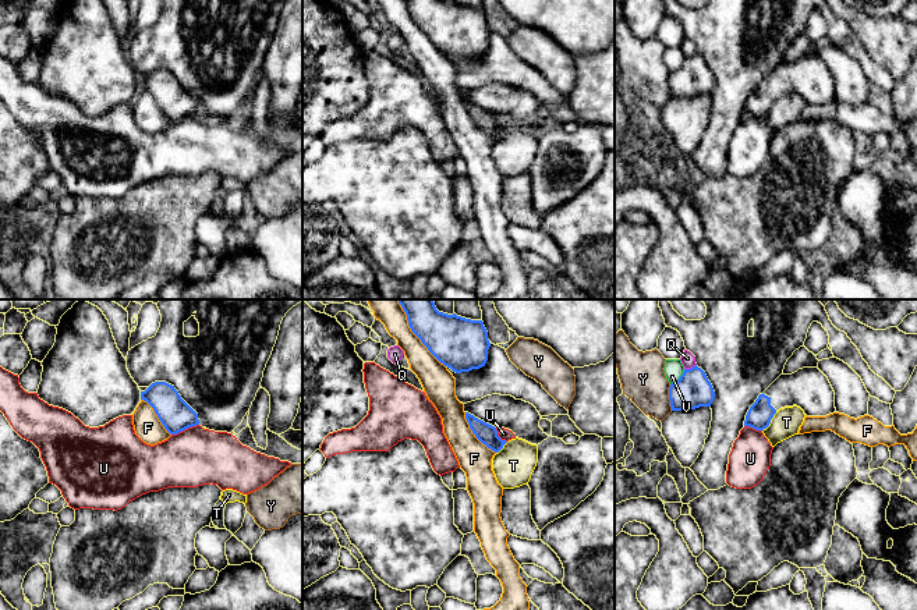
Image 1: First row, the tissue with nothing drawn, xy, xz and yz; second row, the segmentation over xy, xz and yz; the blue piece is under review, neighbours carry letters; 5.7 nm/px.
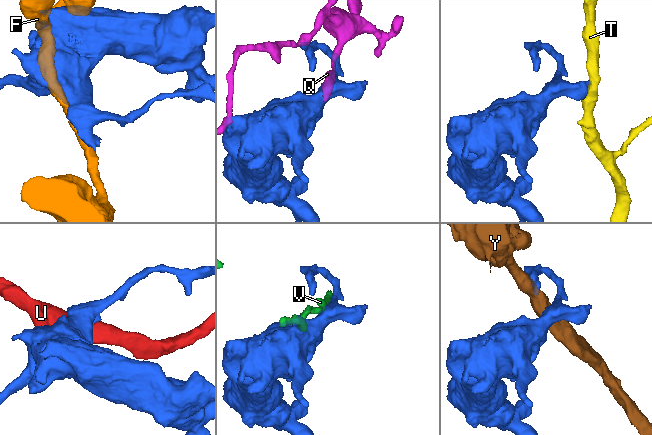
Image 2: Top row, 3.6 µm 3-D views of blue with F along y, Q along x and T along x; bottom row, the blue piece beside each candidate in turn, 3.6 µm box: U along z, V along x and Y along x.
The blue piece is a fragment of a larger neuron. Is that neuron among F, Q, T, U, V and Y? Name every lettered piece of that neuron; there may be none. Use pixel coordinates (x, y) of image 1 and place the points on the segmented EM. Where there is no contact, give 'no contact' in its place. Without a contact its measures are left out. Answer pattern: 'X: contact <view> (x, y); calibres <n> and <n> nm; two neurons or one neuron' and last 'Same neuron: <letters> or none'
F: contact xz (413, 332); calibres 300 and 160 nm; two neurons
Q: contact yz (691, 368); calibres 200 and 80 nm; two neurons
T: contact yz (769, 422); calibres 140 and 170 nm; two neurons
U: contact xy (184, 429); calibres 190 and 340 nm; two neurons
V: contact yz (680, 378); calibres 200 and 110 nm; two neurons
Y: contact yz (669, 397); calibres 200 and 260 nm; two neurons
Same neuron: none

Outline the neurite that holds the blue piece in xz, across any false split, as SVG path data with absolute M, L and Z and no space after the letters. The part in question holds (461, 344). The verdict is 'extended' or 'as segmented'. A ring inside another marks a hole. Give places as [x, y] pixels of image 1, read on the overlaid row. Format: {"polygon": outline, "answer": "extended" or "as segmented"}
{"polygon": "M397 299L411 331L456 373L485 366L491 343L482 320L439 312L433 299Z", "answer": "as segmented"}

